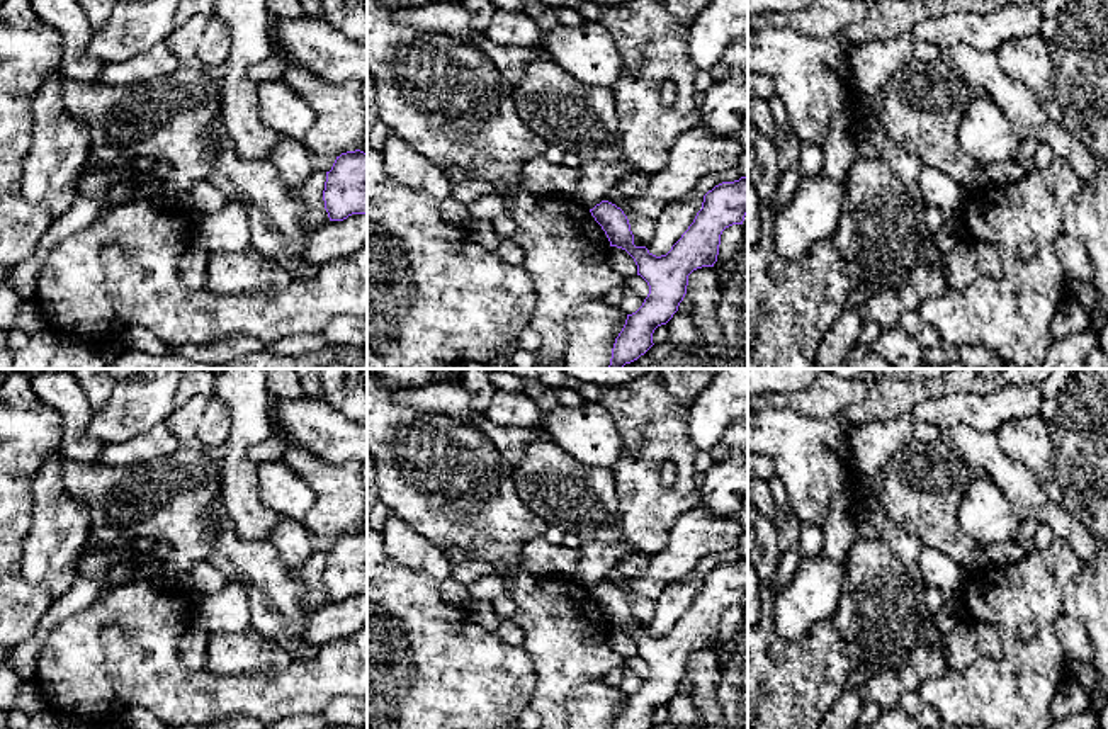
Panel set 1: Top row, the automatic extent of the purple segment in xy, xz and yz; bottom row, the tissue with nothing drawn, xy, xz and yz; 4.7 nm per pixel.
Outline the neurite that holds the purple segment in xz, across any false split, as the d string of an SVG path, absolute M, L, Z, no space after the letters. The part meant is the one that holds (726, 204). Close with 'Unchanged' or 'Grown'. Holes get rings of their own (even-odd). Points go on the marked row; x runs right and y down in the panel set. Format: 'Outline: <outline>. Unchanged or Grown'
Outline: M748 177L722 182L709 190L693 223L661 257L634 245L629 219L615 204L602 201L590 212L605 231L610 246L625 250L637 265L637 275L649 285L647 297L636 313L627 314L612 348L608 369L622 369L654 345L653 333L678 311L687 294L688 275L697 268L714 267L722 231L743 224L748 214Z. Unchanged

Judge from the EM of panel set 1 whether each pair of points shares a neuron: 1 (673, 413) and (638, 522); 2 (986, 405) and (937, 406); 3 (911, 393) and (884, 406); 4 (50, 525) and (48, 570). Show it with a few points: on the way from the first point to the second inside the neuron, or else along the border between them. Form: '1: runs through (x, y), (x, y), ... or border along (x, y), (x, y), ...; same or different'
1: runs through (650, 440), (639, 466), (639, 495); same
2: runs through (974, 406), (949, 406); same
3: runs through (904, 396), (891, 400); same
4: runs through (50, 536), (50, 559); same

